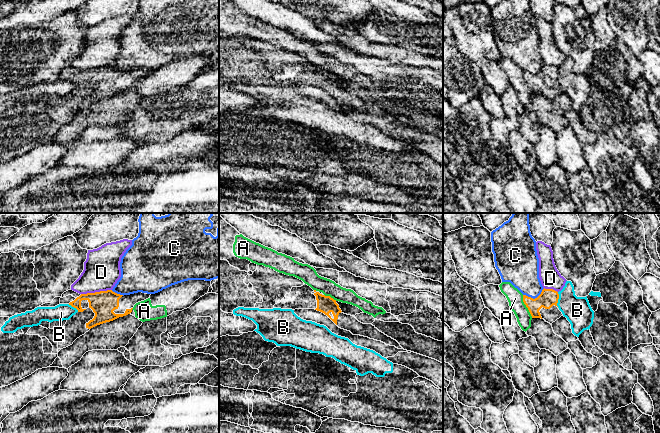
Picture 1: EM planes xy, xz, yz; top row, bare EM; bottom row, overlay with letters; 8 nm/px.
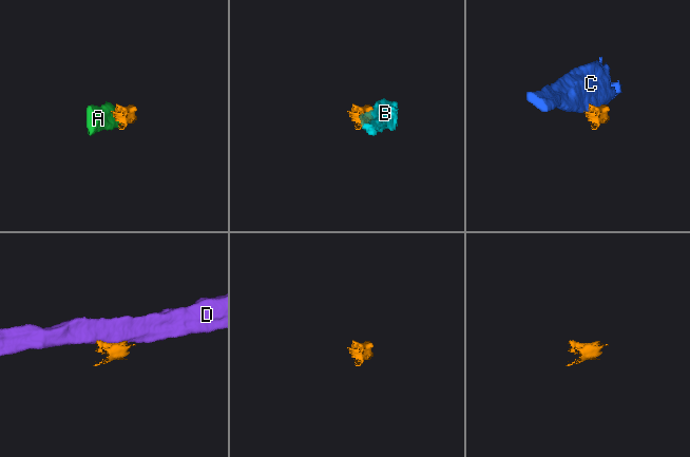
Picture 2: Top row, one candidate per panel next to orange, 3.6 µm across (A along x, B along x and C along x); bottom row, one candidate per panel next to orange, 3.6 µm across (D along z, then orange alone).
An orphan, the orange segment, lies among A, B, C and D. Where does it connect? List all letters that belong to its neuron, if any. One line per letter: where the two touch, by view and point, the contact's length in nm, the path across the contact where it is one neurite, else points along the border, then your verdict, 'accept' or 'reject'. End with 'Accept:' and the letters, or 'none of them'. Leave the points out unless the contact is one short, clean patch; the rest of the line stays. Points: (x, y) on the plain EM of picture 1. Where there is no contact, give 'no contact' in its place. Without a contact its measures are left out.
A: yz (526, 82) | 200 nm | reject
B: yz (558, 74) | 120 nm | along yz (557, 68), (558, 82) | reject
C: yz (535, 74) | 190 nm | reject
D: xy (96, 68) | 260 nm | reject
Accept: none of them

